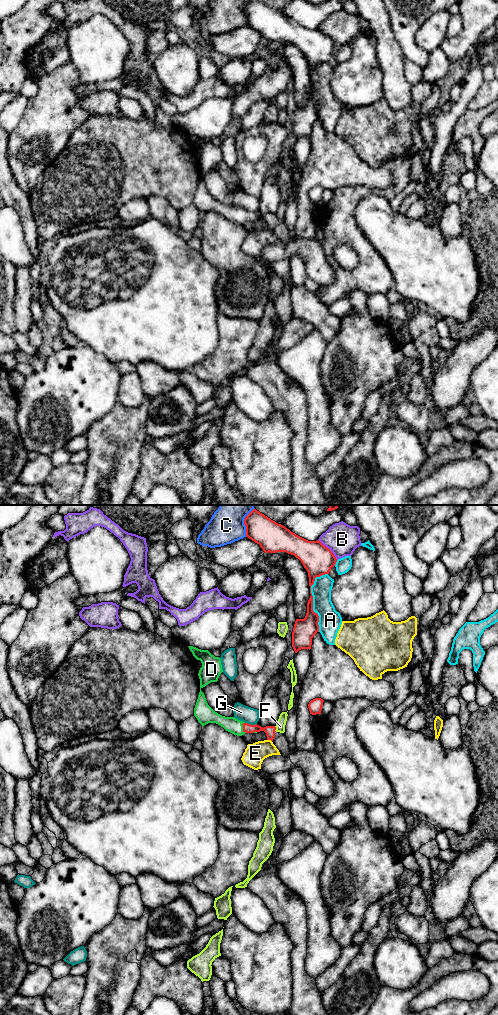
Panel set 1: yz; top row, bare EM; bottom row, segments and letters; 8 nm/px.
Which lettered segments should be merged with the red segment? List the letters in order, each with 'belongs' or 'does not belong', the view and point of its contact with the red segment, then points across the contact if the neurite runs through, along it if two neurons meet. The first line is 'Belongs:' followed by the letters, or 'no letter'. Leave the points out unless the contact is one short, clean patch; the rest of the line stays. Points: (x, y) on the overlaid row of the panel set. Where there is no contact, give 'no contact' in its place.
Belongs: D
A: does not belong; contact yz (312, 599)
B: does not belong; contact yz (329, 549)
C: does not belong; contact yz (244, 522)
D: belongs; contact yz (243, 728); way yz (270, 731), (260, 728), (243, 728), (230, 724)
E: does not belong; contact yz (269, 739)
F: does not belong; contact yz (275, 729)
G: does not belong; contact yz (250, 724)

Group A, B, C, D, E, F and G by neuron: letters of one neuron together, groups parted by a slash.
A / B / C / D / E / F / G

